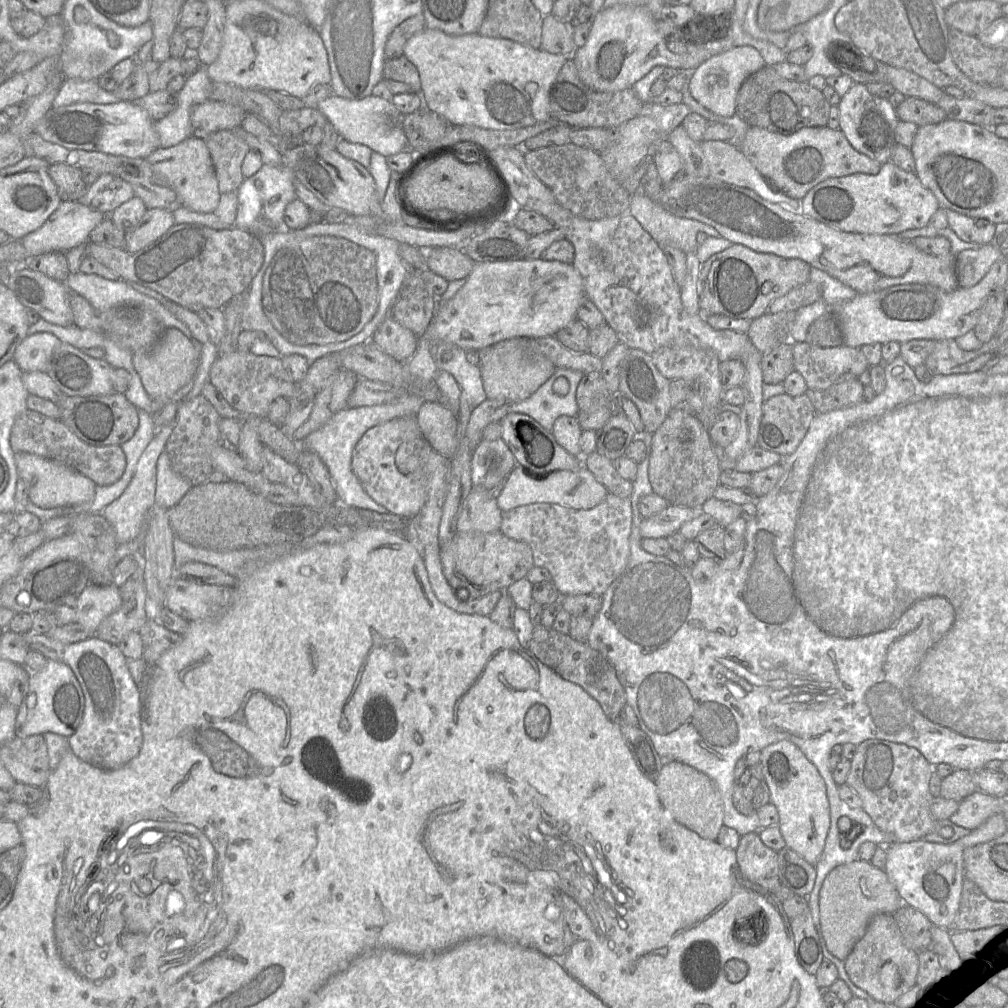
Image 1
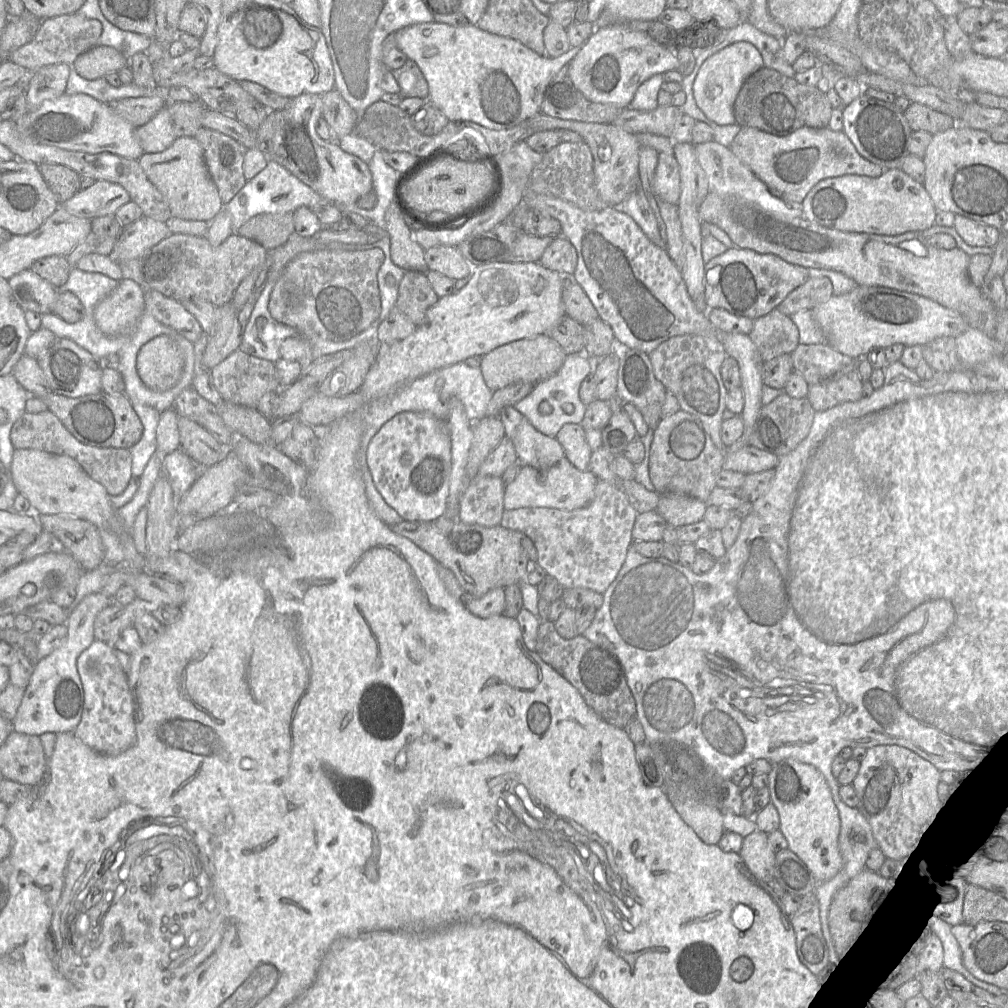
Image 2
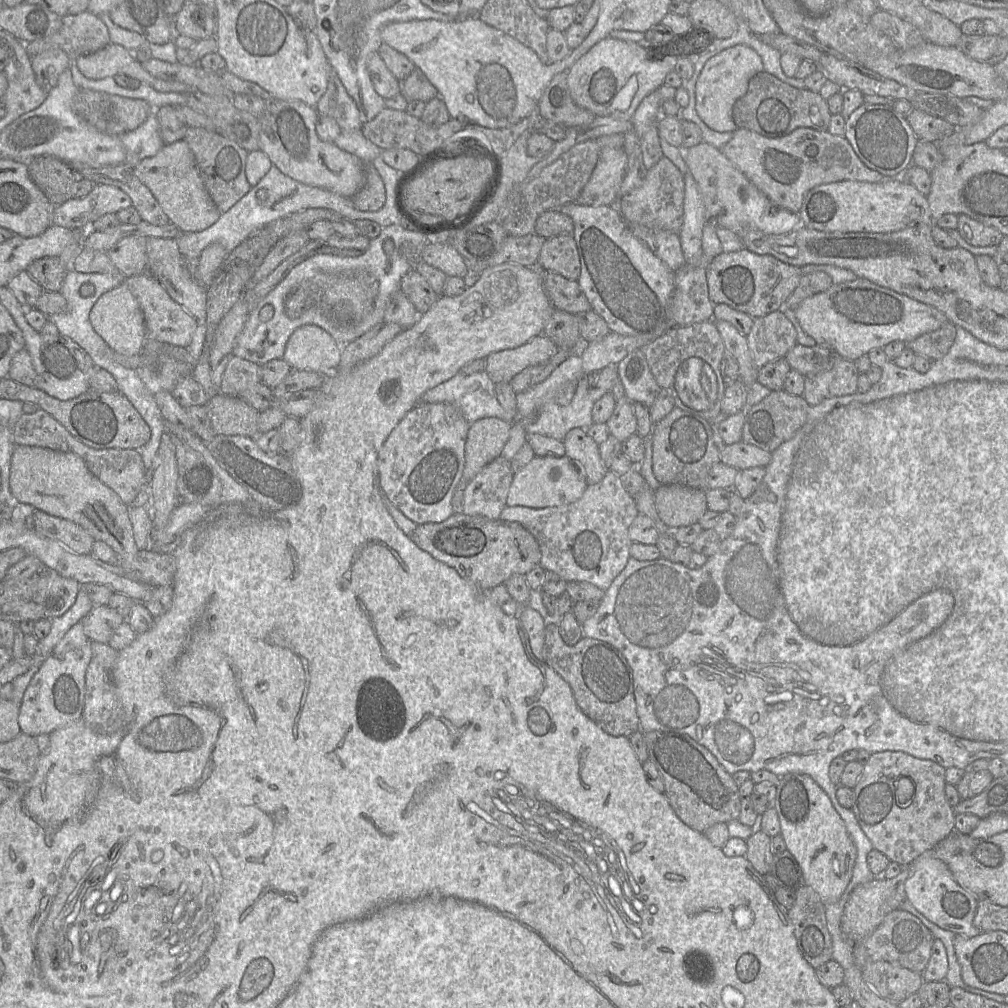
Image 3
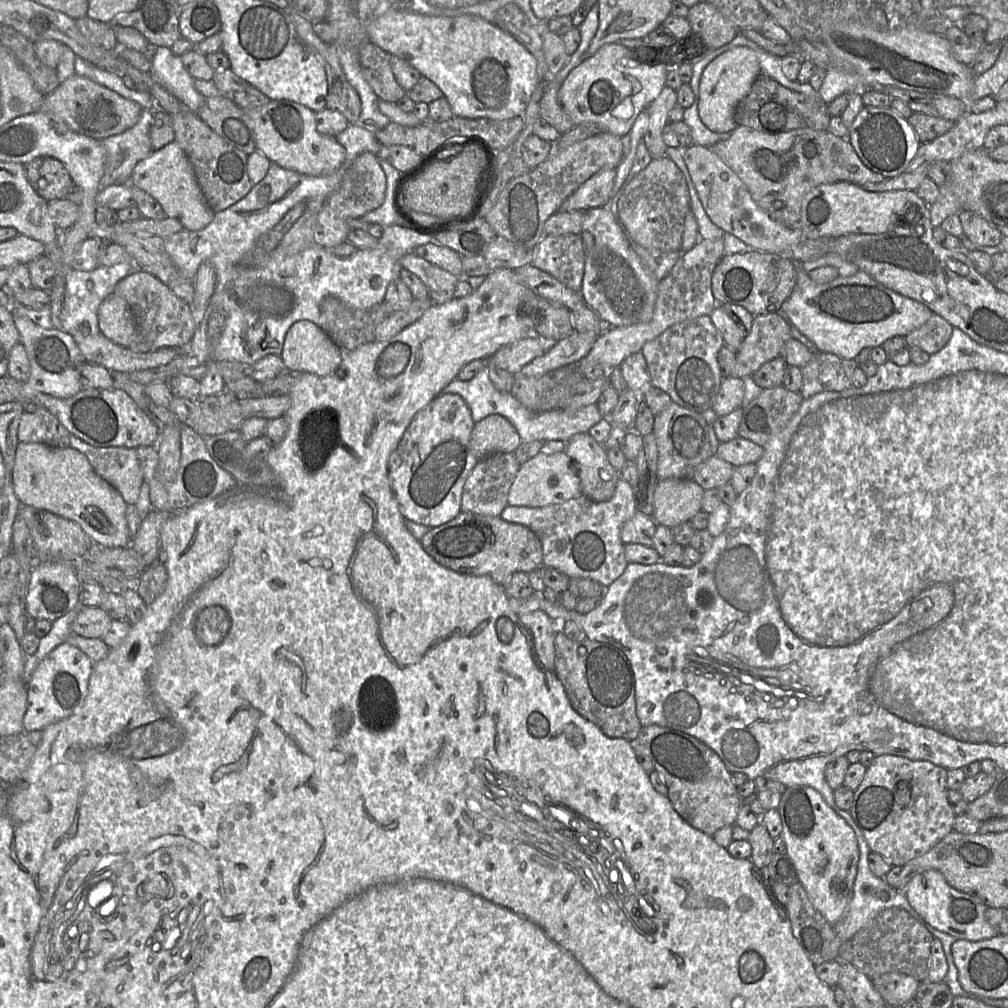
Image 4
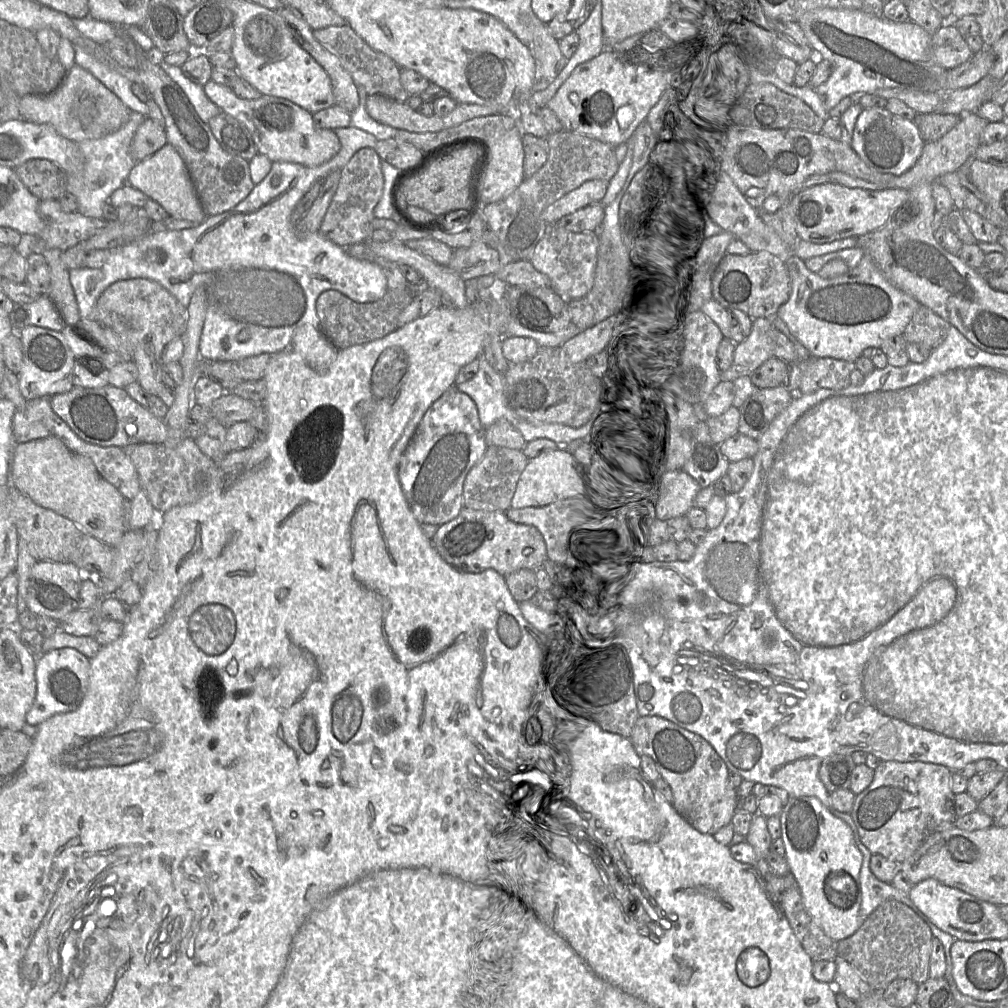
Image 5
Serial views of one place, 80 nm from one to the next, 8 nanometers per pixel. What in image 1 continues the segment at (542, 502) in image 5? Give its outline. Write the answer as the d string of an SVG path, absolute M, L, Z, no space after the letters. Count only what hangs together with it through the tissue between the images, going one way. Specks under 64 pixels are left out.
M515 466L507 475L504 488L497 497L497 505L502 512L532 503L554 503L573 509L591 509L601 503L609 492L594 475L584 467L575 470L557 470L545 478L537 478L525 468Z

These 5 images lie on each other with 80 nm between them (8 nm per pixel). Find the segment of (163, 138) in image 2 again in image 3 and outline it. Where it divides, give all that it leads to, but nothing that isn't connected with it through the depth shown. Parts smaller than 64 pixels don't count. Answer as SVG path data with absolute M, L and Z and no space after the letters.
M156 110L138 128L120 135L120 139L126 151L124 162L131 167L146 157L156 155L165 145L160 135Z

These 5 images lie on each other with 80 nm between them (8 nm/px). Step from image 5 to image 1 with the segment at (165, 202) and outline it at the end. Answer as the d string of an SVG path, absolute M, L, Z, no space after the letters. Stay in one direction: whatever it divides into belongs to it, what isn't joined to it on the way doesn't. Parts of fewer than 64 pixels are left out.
M191 135L174 146L158 147L145 159L157 177L175 191L181 206L199 213L215 211L221 194L205 140Z

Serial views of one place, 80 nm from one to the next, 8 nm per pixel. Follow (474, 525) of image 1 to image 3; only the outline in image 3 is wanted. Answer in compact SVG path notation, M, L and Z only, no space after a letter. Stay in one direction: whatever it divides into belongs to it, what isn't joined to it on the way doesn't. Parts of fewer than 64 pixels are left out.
M498 456L486 464L464 489L462 513L499 519L513 476L510 460Z

